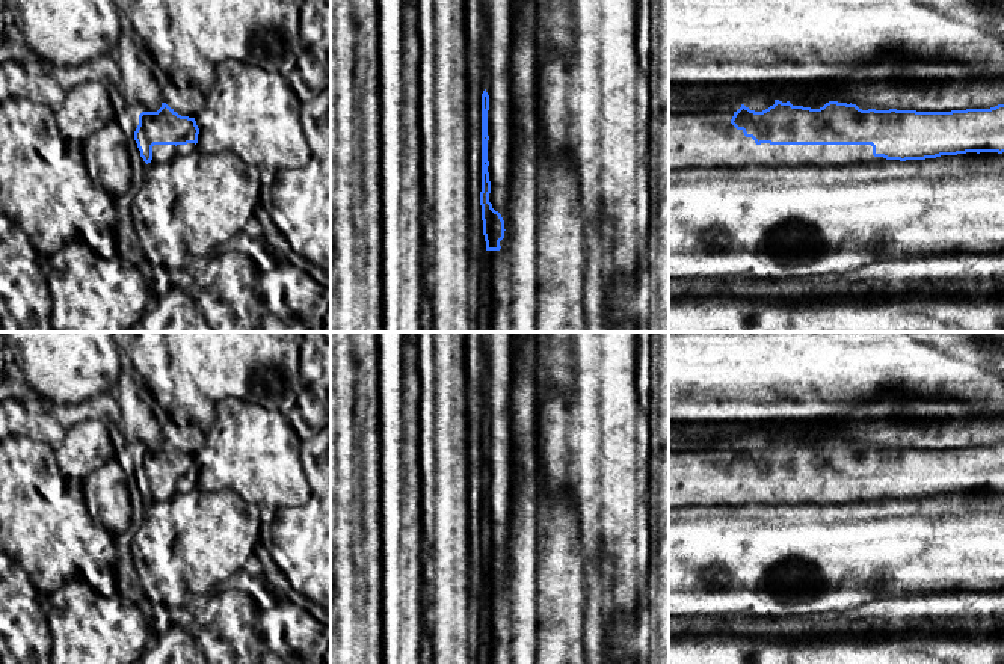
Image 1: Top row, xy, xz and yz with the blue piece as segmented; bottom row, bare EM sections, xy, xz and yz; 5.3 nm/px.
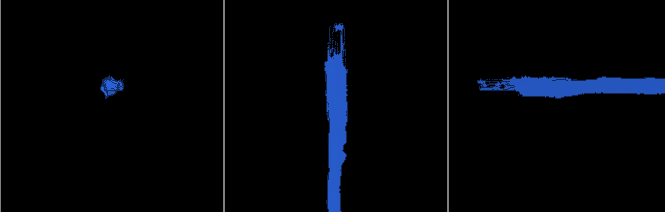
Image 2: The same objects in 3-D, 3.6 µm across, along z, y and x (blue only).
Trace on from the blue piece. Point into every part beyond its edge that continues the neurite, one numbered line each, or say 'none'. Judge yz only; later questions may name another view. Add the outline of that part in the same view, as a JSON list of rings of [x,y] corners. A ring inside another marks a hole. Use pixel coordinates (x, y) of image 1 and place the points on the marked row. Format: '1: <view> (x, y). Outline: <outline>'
1: yz (695, 139). Outline: [[[729,110],[669,113],[669,169],[737,166],[755,154],[755,140],[732,124]]]

